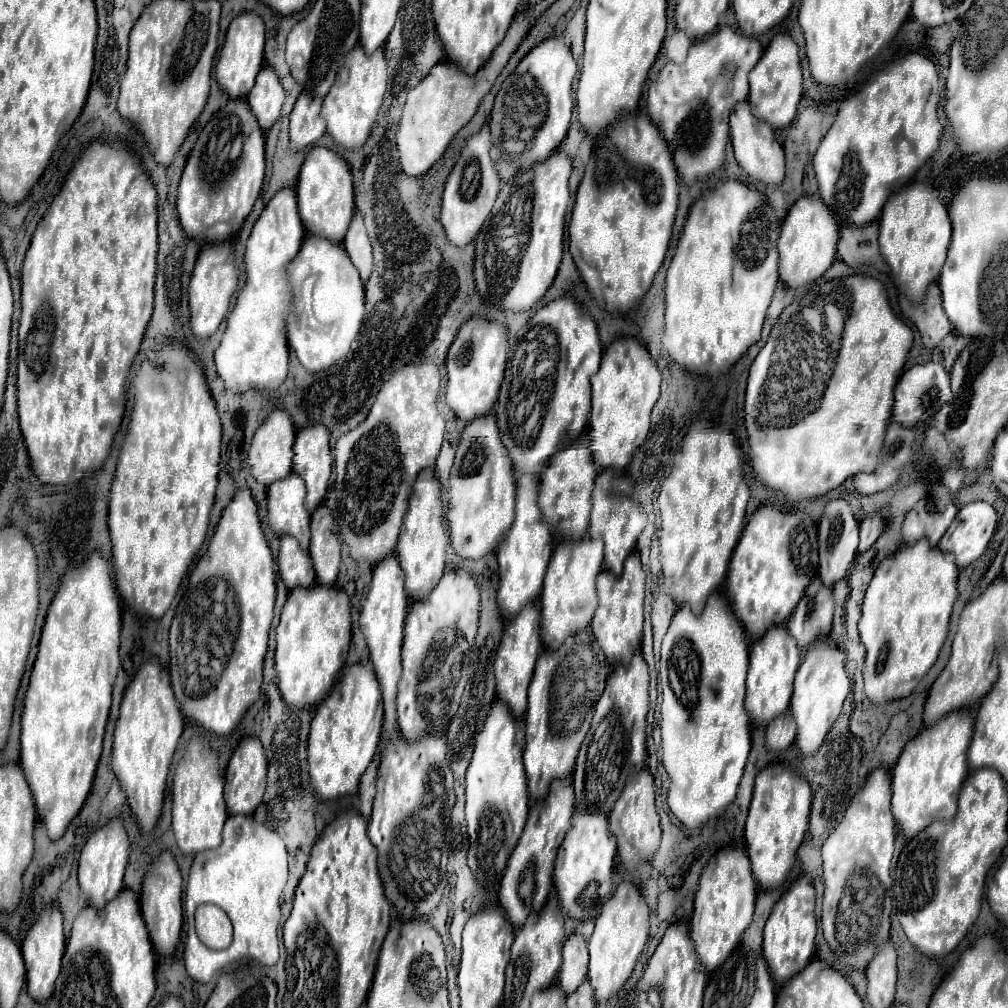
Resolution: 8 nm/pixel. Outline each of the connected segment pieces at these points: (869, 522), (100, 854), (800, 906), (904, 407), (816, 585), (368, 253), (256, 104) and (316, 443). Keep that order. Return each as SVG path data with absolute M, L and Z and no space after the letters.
M880 512L868 516L866 520L860 522L860 544L858 544L858 554L864 554L864 552L878 540L878 536L880 536L882 530L884 530L884 526L886 526L886 520L882 518Z
M120 818L110 820L106 826L96 830L82 848L82 856L78 860L78 882L80 890L86 896L88 904L102 910L120 890L122 890L122 876L128 864L128 834L124 822Z
M798 878L774 904L772 914L764 926L764 944L762 952L770 966L772 978L776 984L788 982L798 974L814 954L814 936L816 936L816 916L814 916L814 898L816 890L808 878Z
M924 362L908 368L902 378L896 384L894 390L894 408L892 408L892 420L900 422L902 426L914 428L920 418L934 416L946 402L952 400L950 392L950 374L942 368L940 362Z
M814 578L786 624L802 650L810 646L818 634L830 634L832 612L832 588L824 586L820 578Z
M354 210L354 216L352 216L352 222L348 226L342 246L346 248L352 264L358 268L362 282L366 282L372 270L372 246L366 236L366 226L364 226L364 218L360 210Z
M264 66L256 76L256 84L248 94L248 106L256 114L260 128L266 132L280 116L280 108L284 102L284 88L276 70L272 66Z
M308 424L296 434L294 472L306 482L306 506L312 512L326 496L332 456L330 432L324 424Z

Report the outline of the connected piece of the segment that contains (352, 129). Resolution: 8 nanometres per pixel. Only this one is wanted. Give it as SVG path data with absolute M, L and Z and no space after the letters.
M356 46L346 54L342 72L336 74L336 82L332 84L322 104L322 114L328 124L328 134L334 138L336 144L350 150L362 148L376 120L378 108L382 106L386 82L388 82L388 64L382 48L374 50L372 54L366 54L362 46Z

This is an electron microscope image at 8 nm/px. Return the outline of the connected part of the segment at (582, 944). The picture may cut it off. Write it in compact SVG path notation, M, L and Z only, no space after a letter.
M572 934L562 948L562 970L560 970L560 986L566 994L576 990L580 982L586 978L588 970L588 942L582 934Z

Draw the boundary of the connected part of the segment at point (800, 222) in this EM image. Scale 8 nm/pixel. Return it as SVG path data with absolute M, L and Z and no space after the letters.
M818 194L798 198L794 206L788 210L788 216L782 224L778 238L780 280L788 288L800 288L814 282L834 262L836 244L838 244L838 224L834 220L834 214L824 206L822 198Z

